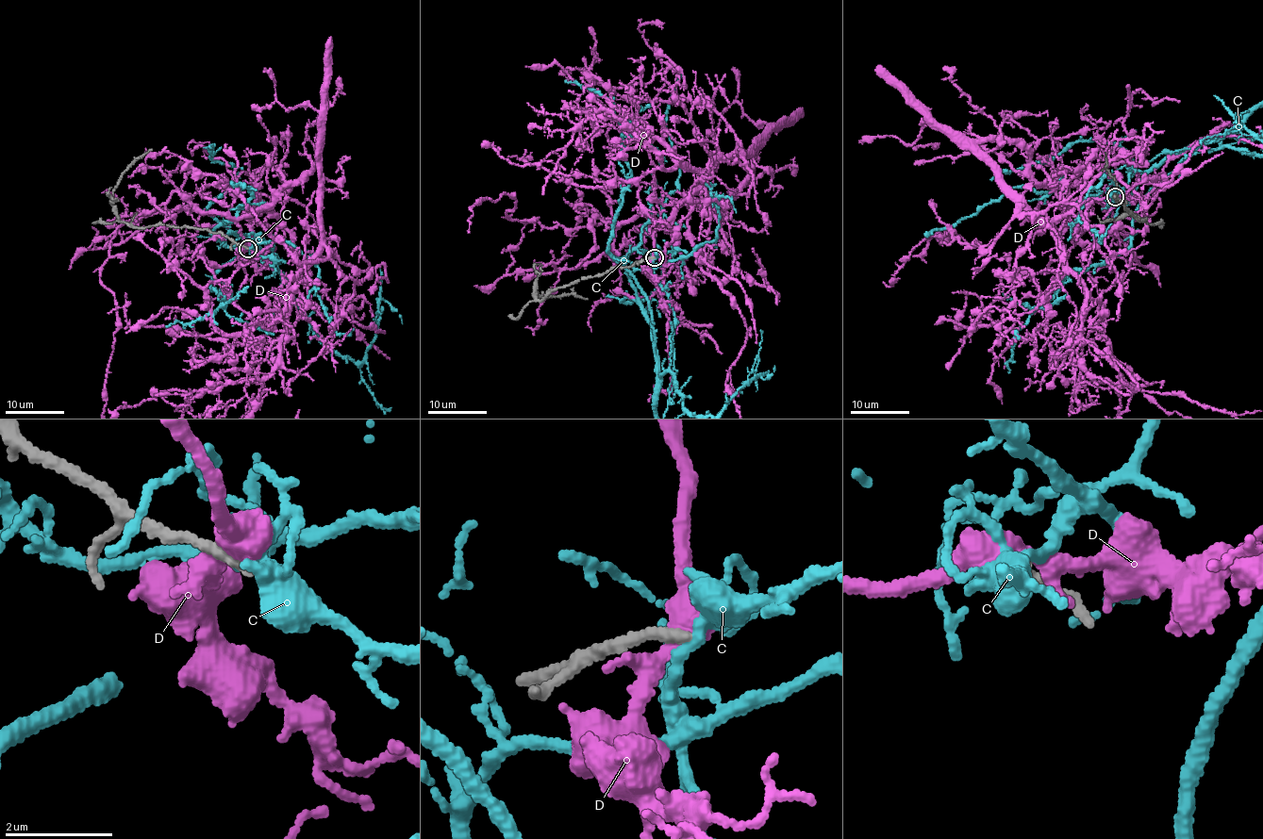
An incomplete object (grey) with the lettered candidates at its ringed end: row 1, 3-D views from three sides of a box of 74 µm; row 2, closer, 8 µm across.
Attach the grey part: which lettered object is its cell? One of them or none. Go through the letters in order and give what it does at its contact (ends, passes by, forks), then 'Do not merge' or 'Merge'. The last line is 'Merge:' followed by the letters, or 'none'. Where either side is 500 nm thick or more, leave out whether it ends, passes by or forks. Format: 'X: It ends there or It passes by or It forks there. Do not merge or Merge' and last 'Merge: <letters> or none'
C: It forks there. Do not merge
D: It forks there. Do not merge
Merge: none

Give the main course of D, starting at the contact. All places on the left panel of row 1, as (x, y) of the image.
D: (245, 247), (236, 222), (317, 160), (324, 236), (280, 337), (256, 376), (183, 413)

